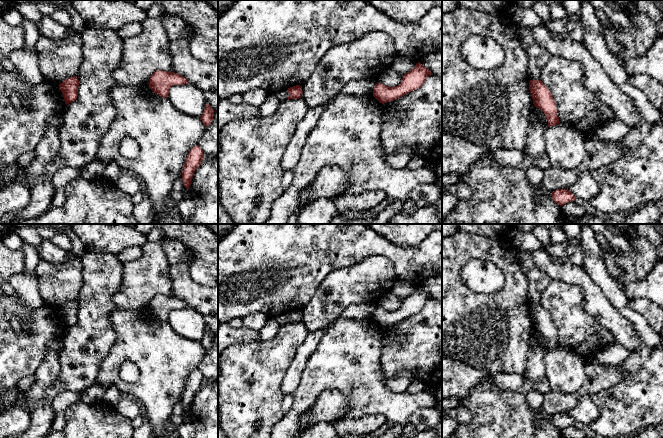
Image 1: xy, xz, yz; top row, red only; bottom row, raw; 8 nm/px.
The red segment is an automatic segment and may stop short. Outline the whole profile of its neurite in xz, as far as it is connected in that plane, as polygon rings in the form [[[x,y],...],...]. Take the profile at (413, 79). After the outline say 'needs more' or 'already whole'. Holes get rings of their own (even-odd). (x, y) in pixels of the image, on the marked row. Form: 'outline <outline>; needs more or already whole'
outline [[[418,62],[412,70],[404,74],[401,83],[396,87],[377,82],[373,96],[382,104],[393,101],[421,87],[429,75],[432,75],[432,72]]]; already whole

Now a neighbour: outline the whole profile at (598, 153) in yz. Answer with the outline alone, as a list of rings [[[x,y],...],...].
[[[587,139],[585,142],[586,156],[575,170],[550,167],[544,171],[542,188],[553,192],[557,189],[568,189],[577,180],[581,172],[592,172],[600,166],[607,165],[627,152],[620,142]]]

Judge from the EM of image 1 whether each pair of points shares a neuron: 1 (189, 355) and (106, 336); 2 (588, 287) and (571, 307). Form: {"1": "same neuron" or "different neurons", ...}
{"1": "different neurons", "2": "different neurons"}

